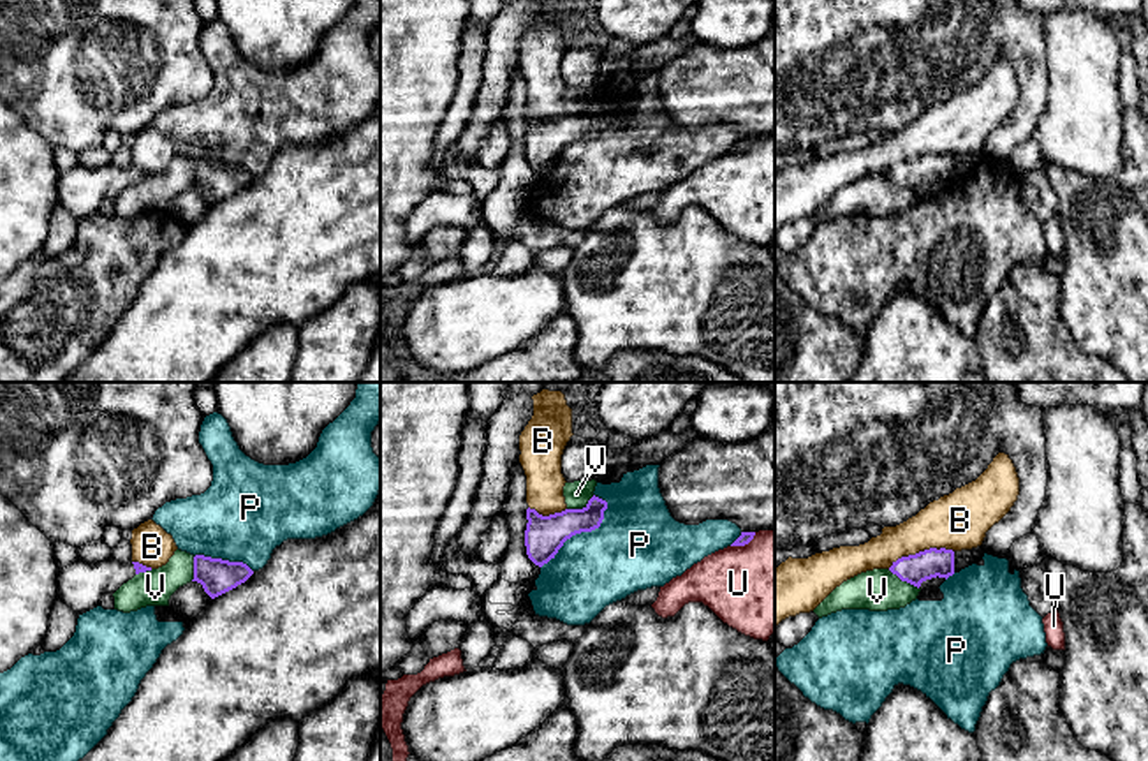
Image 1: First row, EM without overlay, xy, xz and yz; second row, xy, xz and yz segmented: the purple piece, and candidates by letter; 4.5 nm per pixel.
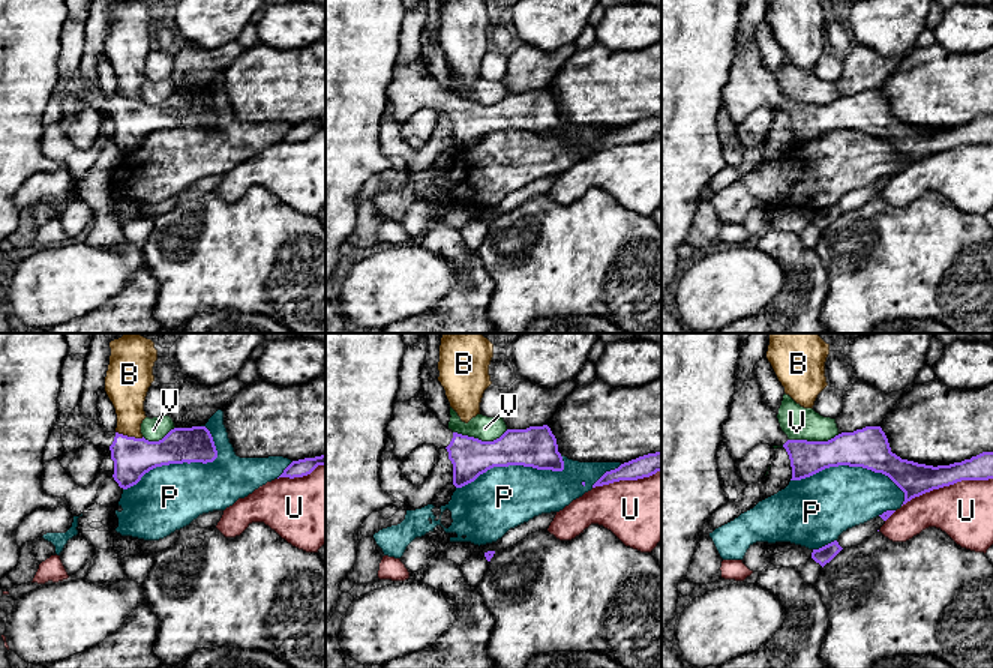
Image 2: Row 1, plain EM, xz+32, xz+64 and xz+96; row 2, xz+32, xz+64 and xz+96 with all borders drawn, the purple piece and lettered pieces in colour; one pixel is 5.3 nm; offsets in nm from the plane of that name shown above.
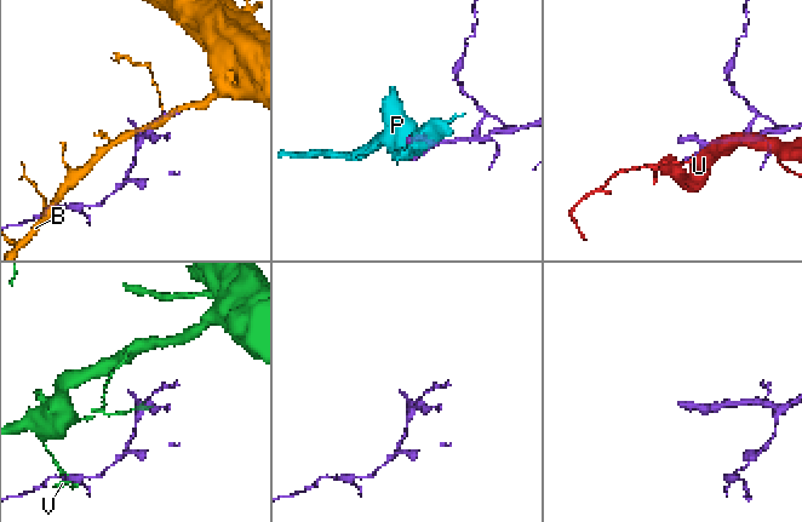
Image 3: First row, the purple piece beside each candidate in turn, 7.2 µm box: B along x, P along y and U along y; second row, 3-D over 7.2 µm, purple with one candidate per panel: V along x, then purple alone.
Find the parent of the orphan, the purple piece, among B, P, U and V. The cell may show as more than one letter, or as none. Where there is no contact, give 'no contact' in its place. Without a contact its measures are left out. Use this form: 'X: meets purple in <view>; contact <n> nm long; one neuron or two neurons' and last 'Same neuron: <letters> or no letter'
B: meets purple in yz; contact 320 nm long; two neurons
P: meets purple in xz; contact 440 nm long; two neurons
U: meets purple in xz; contact 140 nm long; two neurons
V: meets purple in xz; contact 140 nm long; two neurons
Same neuron: no letter

